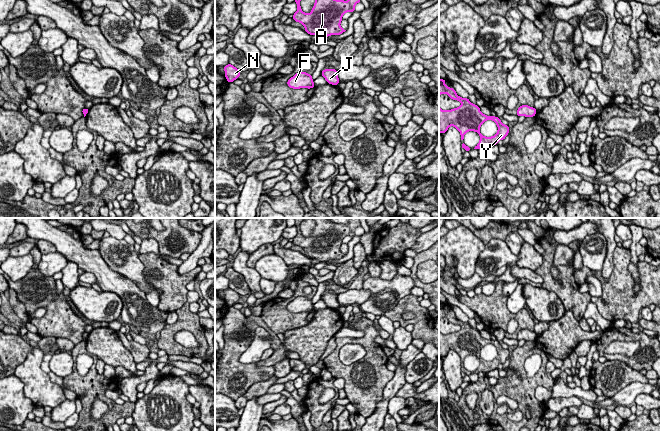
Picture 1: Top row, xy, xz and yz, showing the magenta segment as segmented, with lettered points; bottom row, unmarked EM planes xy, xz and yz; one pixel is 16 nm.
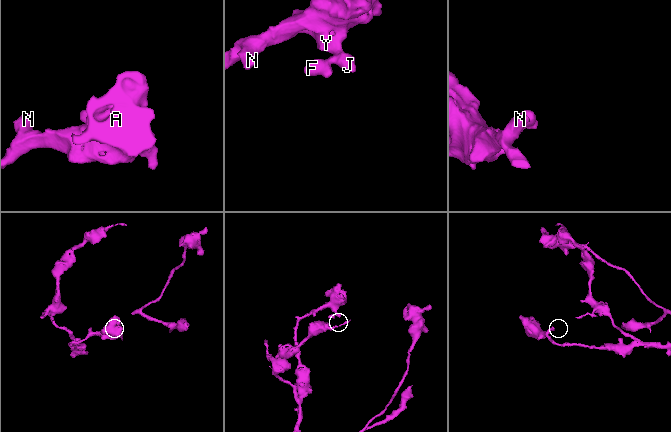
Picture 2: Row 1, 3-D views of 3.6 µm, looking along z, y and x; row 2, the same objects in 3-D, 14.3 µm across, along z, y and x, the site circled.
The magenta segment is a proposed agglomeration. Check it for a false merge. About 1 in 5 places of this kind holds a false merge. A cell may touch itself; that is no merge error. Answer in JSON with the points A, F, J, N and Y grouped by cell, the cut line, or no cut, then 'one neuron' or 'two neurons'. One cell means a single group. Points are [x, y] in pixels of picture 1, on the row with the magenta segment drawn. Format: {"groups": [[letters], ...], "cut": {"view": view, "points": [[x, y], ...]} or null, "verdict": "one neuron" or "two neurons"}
{"groups": [["A", "F", "J", "N", "Y"]], "cut": null, "verdict": "one neuron"}

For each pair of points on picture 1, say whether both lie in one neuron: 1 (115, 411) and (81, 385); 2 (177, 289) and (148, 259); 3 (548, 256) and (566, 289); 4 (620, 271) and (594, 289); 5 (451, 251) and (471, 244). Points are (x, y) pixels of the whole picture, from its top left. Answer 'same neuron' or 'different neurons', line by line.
1: same neuron
2: same neuron
3: same neuron
4: different neurons
5: same neuron

